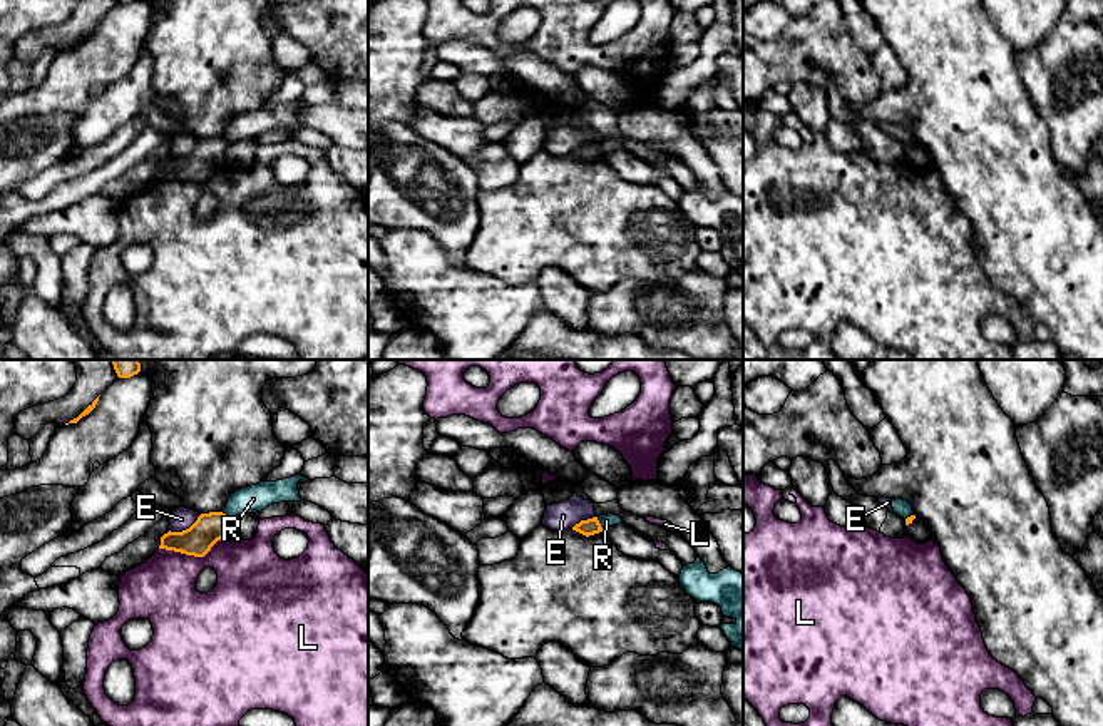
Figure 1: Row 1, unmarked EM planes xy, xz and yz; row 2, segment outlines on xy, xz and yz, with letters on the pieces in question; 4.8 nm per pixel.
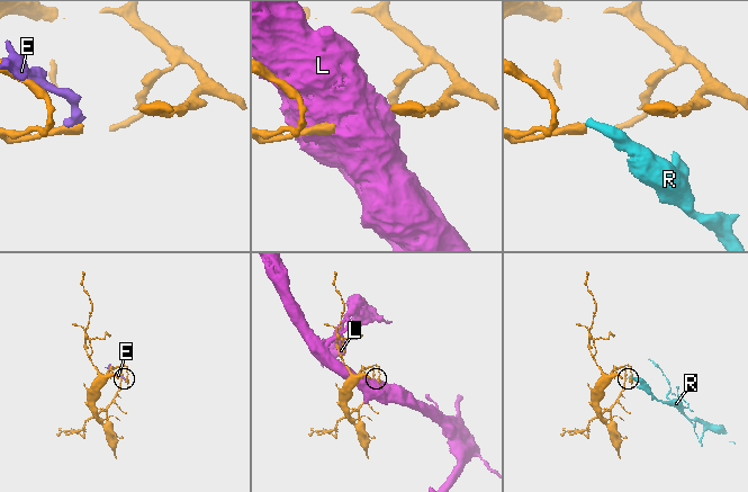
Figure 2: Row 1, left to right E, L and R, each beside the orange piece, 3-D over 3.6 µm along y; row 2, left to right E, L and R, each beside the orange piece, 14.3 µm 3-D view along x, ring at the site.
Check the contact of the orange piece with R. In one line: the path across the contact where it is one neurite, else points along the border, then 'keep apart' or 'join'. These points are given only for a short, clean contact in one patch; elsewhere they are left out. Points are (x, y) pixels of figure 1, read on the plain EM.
border along xz (596, 143), (603, 153); keep apart

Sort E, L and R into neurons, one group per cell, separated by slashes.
E R / L

